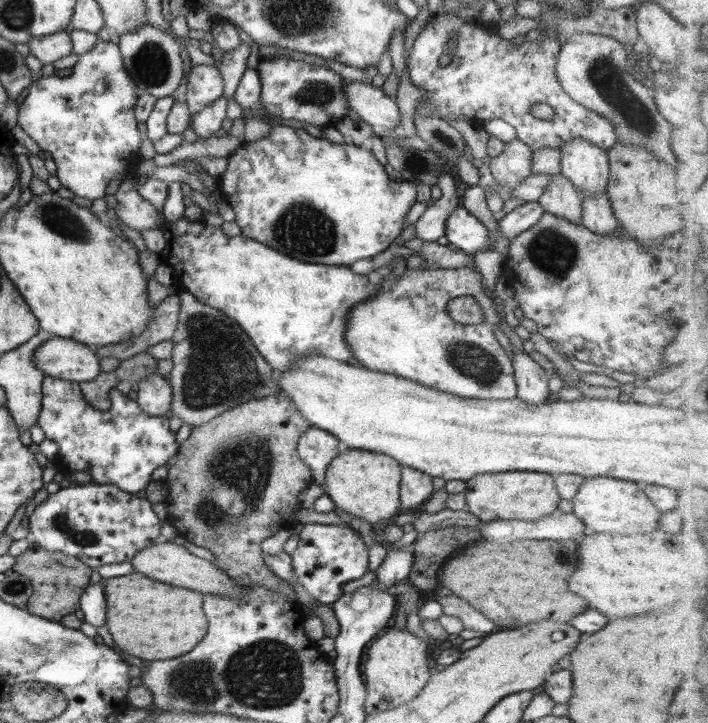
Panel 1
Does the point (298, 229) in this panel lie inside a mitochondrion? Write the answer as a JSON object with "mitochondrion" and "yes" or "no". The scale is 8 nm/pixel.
{"mitochondrion":"yes"}

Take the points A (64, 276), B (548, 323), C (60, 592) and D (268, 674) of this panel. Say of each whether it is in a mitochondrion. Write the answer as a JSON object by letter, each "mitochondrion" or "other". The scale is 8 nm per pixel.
{"A":"other","B":"other","C":"other","D":"mitochondrion"}

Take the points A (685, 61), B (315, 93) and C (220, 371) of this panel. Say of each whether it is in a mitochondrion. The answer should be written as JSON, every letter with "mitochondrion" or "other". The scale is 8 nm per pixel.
{"A":"other","B":"mitochondrion","C":"mitochondrion"}

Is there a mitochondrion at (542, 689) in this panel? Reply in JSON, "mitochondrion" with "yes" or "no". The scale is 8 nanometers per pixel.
{"mitochondrion":"no"}

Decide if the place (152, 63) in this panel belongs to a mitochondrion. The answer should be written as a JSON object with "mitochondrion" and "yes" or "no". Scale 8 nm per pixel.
{"mitochondrion":"yes"}

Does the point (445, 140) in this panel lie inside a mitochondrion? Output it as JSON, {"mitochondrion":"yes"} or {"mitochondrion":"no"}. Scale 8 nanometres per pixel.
{"mitochondrion":"yes"}

